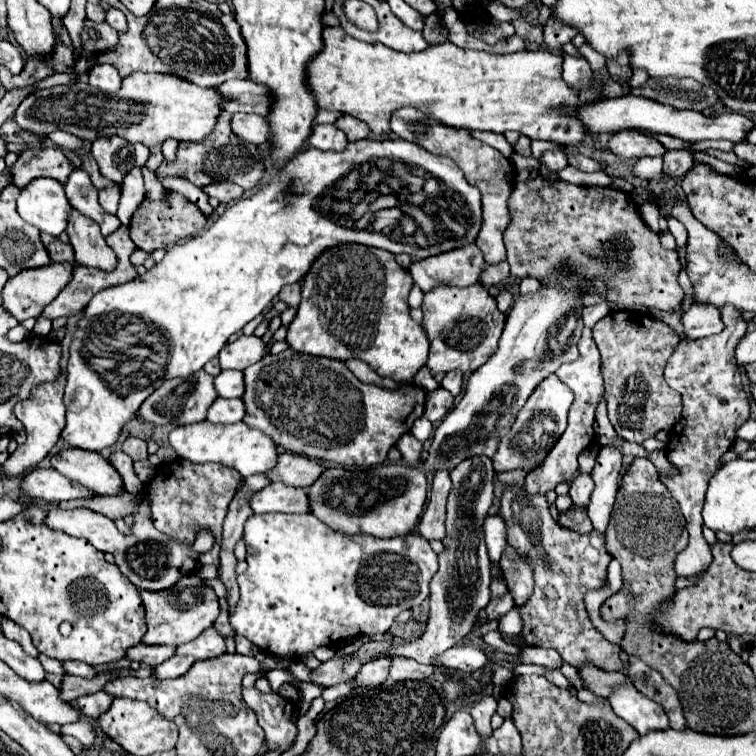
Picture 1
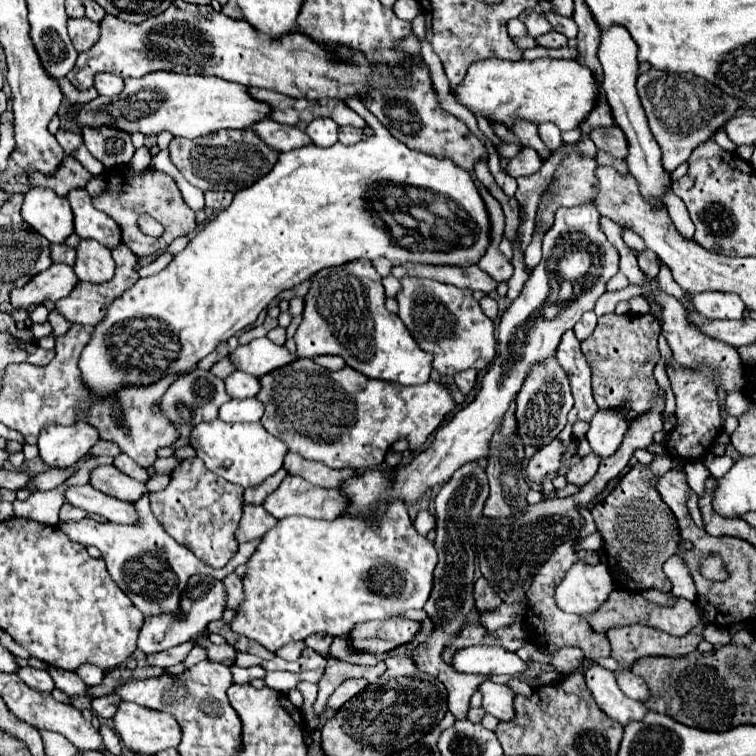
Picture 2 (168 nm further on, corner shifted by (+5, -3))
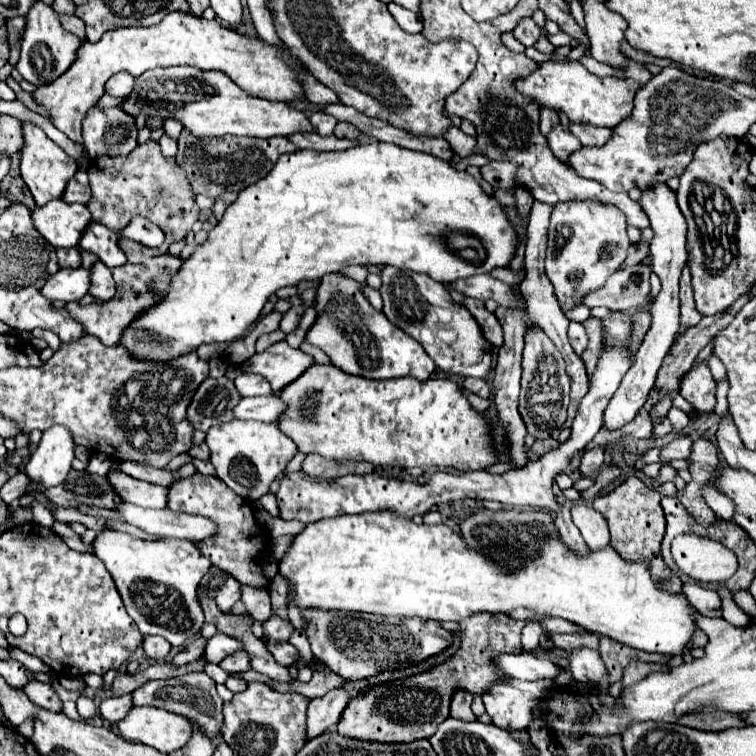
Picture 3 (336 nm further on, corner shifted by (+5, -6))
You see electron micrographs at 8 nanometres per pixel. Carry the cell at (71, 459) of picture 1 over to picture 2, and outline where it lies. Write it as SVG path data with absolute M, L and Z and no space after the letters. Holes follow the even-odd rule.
M103 465L103 467L93 469L89 483L95 489L99 489L111 497L117 497L121 501L131 501L131 503L135 503L137 499L141 499L143 495L149 493L145 483L139 483L139 481L131 479L129 475L123 475L113 465Z

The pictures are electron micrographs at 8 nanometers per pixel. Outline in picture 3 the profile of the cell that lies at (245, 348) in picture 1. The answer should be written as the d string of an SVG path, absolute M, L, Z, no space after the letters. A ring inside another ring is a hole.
M285 340L269 346L263 352L253 354L241 368L245 372L261 374L269 380L273 392L279 392L279 388L287 386L295 378L299 378L309 366L313 364L313 358L303 354L297 348L291 348Z

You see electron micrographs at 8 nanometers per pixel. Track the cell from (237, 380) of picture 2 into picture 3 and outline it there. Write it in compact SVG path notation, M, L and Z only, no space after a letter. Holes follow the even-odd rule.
M241 372L237 378L235 378L235 386L239 390L239 394L245 398L245 396L267 396L267 394L273 394L269 382L259 376L259 374L247 374L247 372Z

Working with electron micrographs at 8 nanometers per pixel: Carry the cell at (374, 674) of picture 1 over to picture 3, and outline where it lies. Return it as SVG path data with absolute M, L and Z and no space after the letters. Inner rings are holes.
M335 688L321 698L313 698L307 710L307 740L335 726L347 702L349 702L349 692L345 688Z

